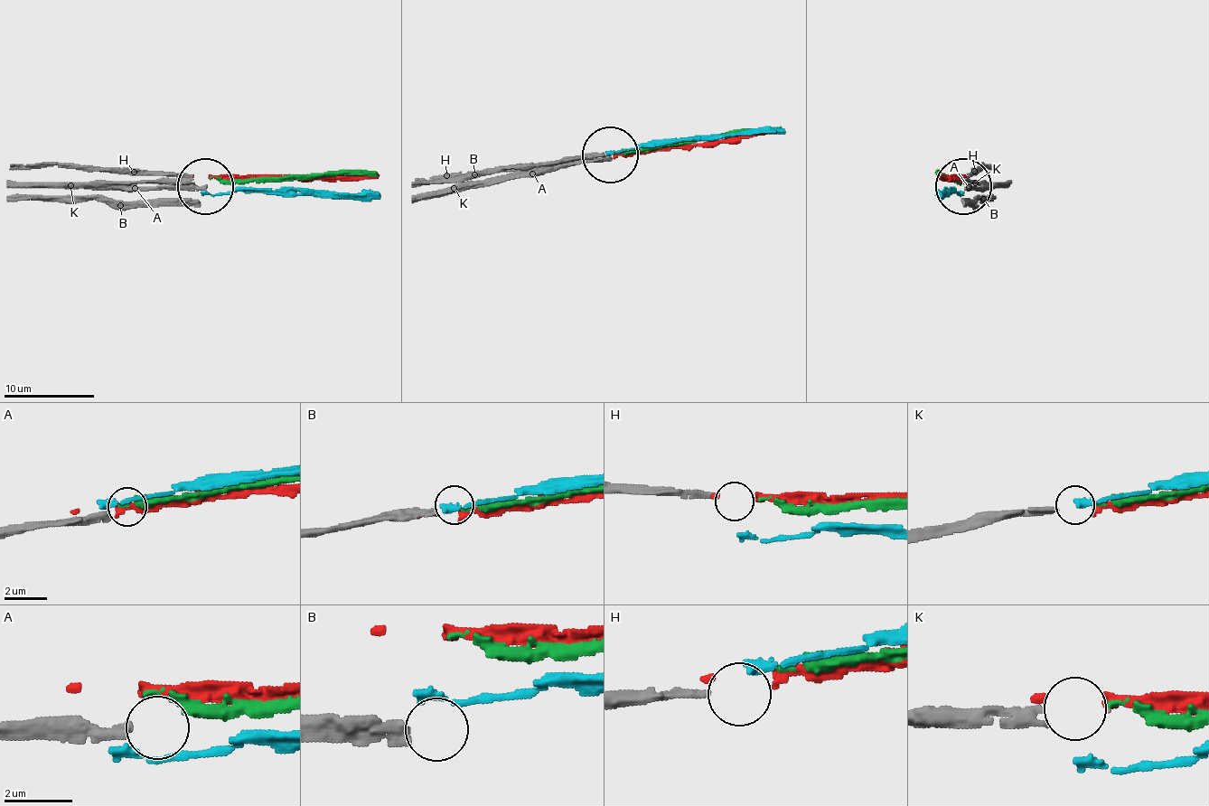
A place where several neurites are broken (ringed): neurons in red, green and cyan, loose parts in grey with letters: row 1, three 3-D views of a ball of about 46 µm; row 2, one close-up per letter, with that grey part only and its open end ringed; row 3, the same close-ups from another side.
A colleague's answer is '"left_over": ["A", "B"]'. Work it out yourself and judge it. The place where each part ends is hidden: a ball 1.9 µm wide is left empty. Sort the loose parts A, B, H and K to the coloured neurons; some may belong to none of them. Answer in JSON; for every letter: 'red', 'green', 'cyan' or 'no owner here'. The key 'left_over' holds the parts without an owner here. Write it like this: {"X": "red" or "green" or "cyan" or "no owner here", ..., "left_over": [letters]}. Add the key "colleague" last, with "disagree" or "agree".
{"A": "no owner here", "B": "no owner here", "H": "red", "K": "green", "left_over": ["A", "B"], "colleague": "agree"}

